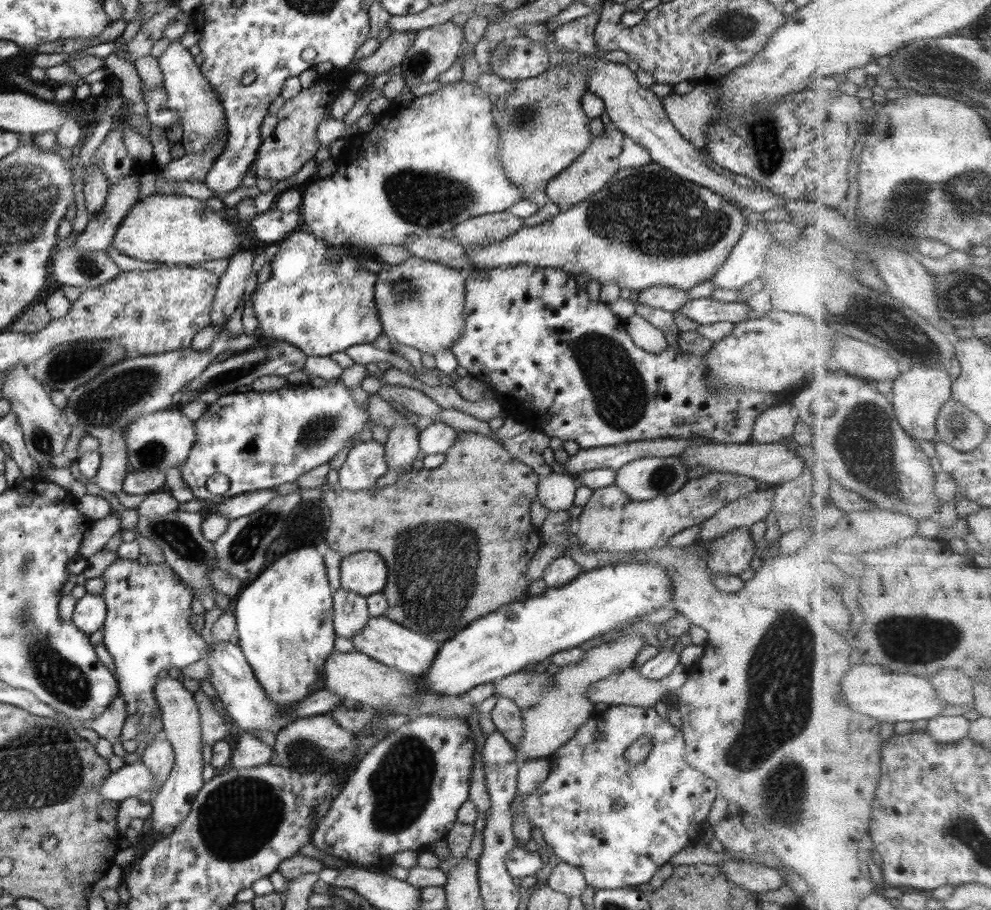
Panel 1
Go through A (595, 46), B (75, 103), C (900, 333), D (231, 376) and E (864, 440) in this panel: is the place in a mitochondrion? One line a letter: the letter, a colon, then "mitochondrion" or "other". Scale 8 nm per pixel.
A: other
B: other
C: mitochondrion
D: mitochondrion
E: mitochondrion

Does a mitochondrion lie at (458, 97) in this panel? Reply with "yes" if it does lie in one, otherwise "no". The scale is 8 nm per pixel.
no

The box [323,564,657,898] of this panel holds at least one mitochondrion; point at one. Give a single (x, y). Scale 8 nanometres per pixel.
(403, 780)

